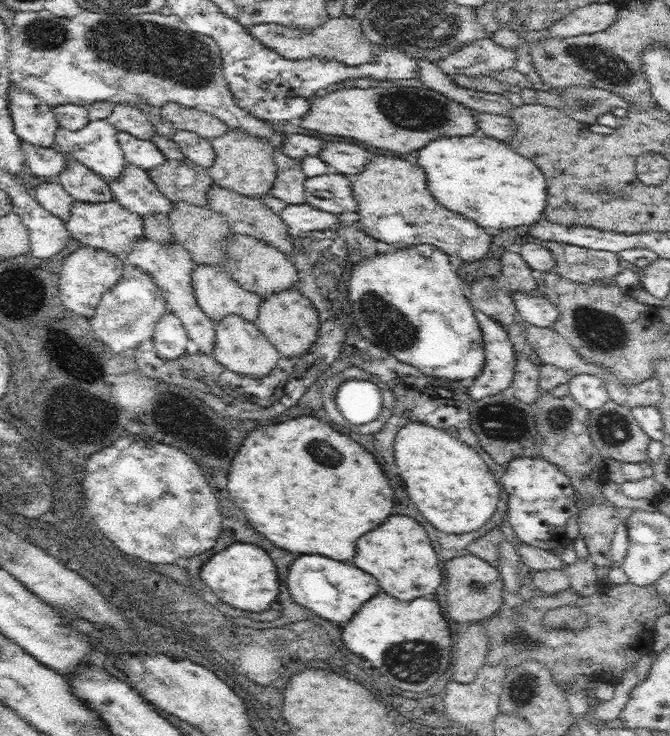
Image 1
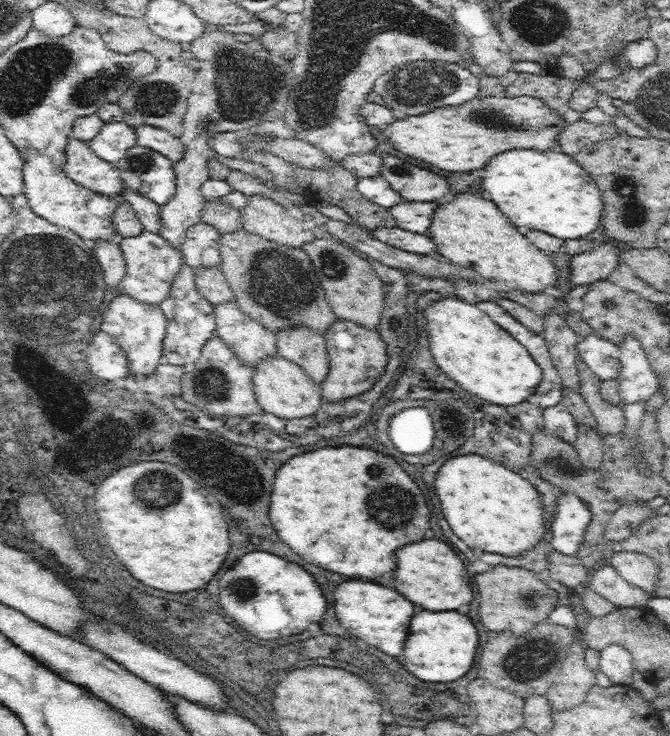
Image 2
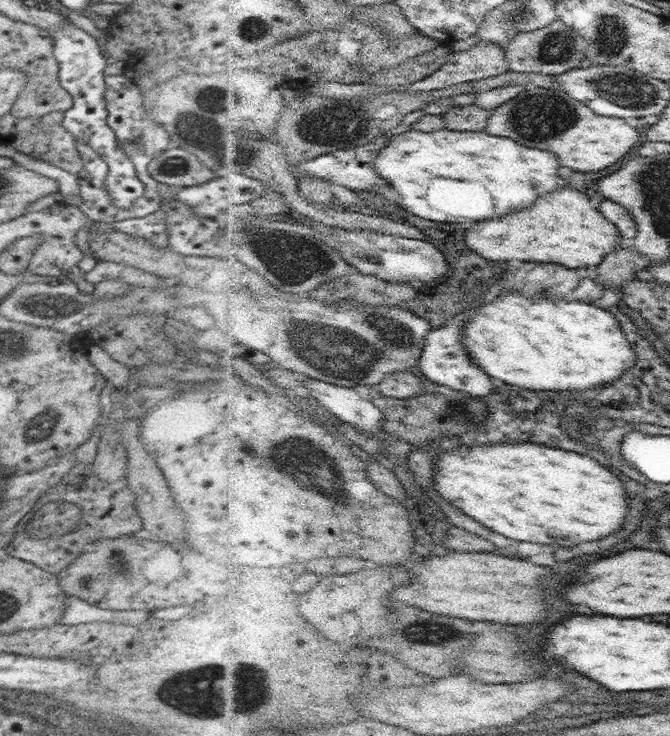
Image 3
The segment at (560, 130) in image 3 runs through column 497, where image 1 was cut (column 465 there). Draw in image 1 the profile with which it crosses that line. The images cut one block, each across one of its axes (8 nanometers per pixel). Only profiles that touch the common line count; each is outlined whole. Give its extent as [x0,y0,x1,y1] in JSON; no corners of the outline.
[300,86,478,152]

